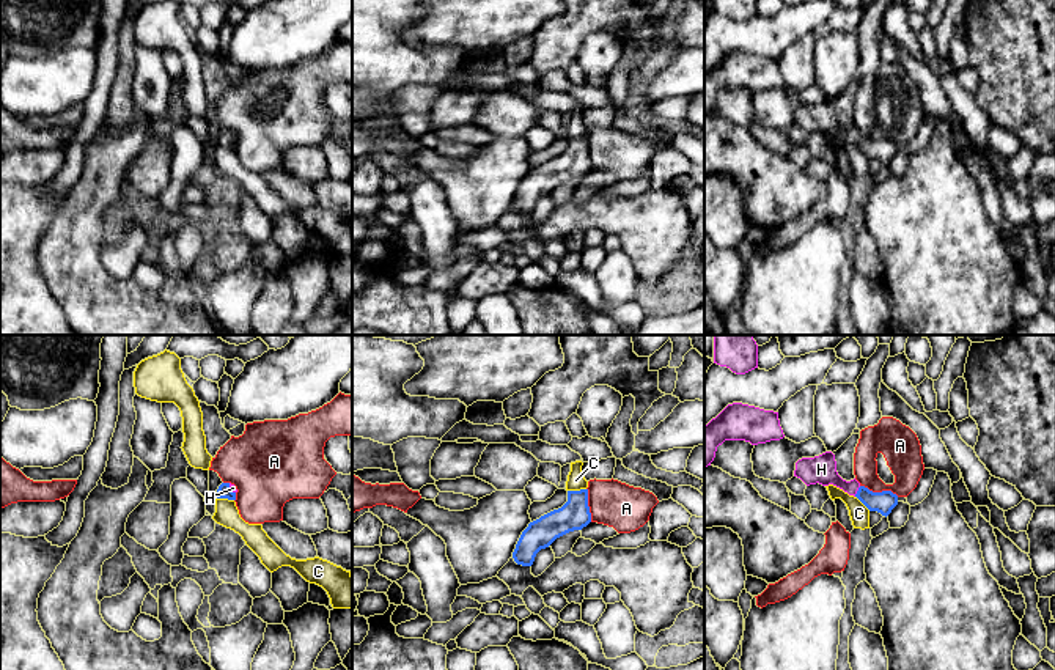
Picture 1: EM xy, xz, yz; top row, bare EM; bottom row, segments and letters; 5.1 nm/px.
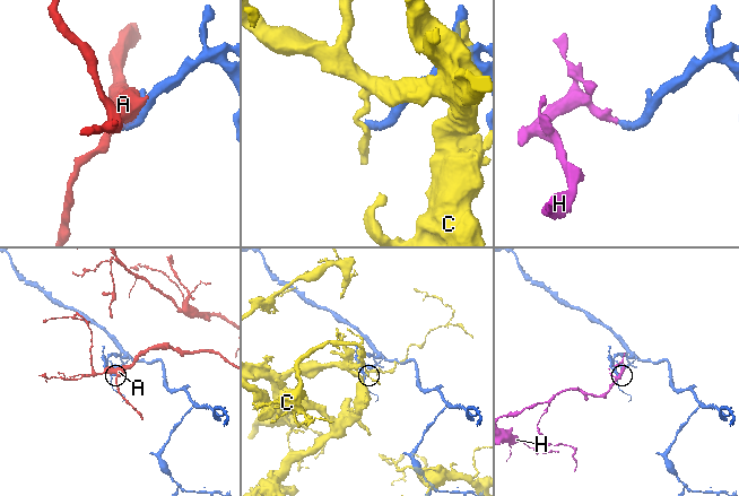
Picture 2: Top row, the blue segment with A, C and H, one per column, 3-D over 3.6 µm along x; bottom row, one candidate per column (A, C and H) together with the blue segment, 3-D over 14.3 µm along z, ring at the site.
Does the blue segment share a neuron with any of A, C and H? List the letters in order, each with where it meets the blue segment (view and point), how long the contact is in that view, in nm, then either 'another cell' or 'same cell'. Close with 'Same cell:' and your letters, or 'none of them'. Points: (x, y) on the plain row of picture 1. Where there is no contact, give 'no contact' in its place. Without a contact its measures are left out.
A: yz (879, 140) | 200 nm | another cell
C: xy (225, 145) | 100 nm | another cell
H: yz (857, 139) | 70 nm | same cell
Same cell: H

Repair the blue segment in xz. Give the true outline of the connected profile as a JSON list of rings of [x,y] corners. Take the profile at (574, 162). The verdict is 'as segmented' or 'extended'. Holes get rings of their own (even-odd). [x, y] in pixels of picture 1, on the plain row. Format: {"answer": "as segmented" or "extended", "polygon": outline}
{"answer": "as segmented", "polygon": [[[588,137],[568,138],[568,149],[561,156],[528,171],[516,192],[513,206],[517,212],[531,214],[541,197],[569,179],[582,178],[590,170]]]}

